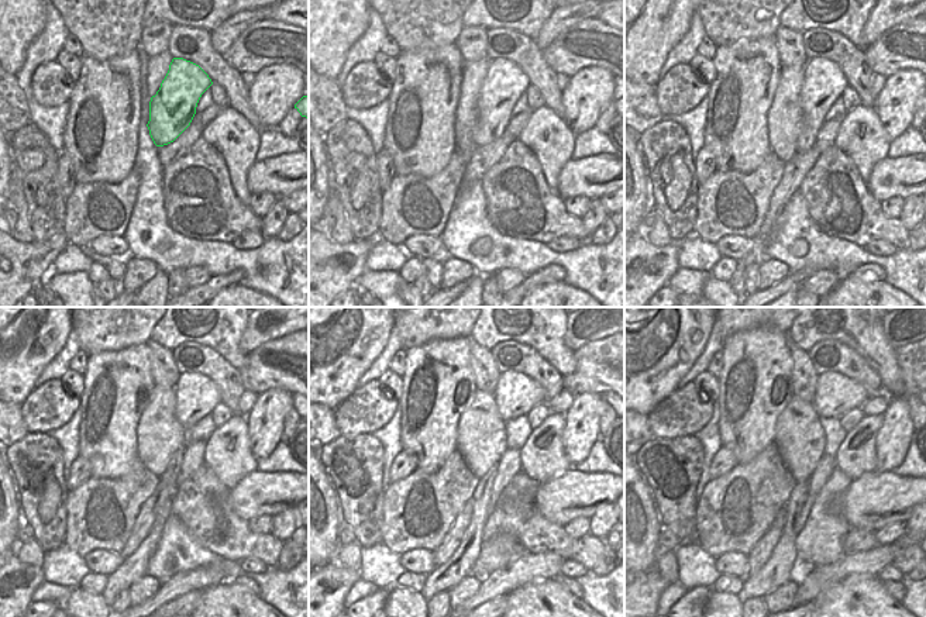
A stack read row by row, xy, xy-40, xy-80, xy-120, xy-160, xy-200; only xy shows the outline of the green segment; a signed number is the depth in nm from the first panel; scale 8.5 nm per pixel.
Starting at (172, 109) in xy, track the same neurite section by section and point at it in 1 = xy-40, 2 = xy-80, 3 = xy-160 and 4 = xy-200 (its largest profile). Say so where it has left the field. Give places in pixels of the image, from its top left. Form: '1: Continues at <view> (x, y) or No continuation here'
1: Continues at xy-40 (505, 82)
2: Continues at xy-80 (823, 82)
3: Continues at xy-160 (515, 395)
4: Continues at xy-200 (836, 395)

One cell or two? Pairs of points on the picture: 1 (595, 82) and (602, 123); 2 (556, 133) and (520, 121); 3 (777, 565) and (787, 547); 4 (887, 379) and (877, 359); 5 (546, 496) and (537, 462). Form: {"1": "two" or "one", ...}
{"1": "two", "2": "two", "3": "one", "4": "one", "5": "two"}

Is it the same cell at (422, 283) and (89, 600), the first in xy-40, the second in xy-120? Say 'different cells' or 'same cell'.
different cells

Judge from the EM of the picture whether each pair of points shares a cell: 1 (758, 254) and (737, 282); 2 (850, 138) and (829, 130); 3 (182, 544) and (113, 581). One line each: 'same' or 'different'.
1: same
2: different
3: different

